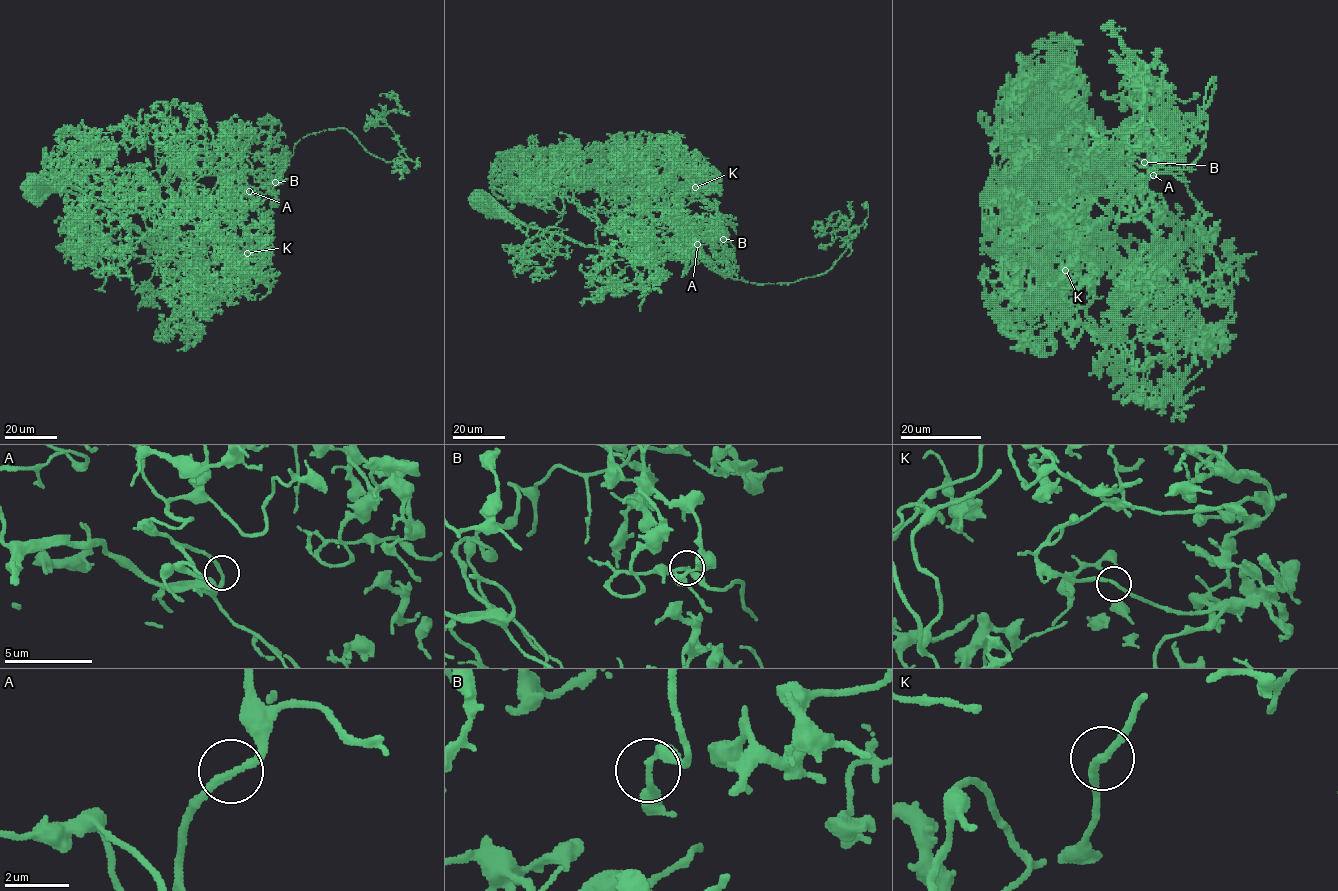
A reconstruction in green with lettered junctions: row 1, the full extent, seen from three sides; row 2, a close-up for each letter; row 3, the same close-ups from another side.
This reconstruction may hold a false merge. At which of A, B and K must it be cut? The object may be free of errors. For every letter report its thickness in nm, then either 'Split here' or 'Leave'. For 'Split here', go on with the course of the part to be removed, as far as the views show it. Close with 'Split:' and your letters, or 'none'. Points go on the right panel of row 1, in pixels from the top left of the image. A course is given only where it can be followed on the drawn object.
A: Thickness 220 nm. Leave
B: Thickness 190 nm. Leave
K: Thickness 190 nm. Leave
Split: none

